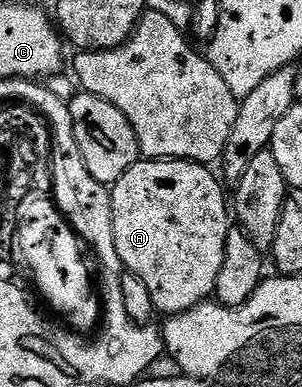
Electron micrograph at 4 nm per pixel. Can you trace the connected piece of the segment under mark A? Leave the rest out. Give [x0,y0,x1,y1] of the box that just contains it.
[110,159,233,315]

